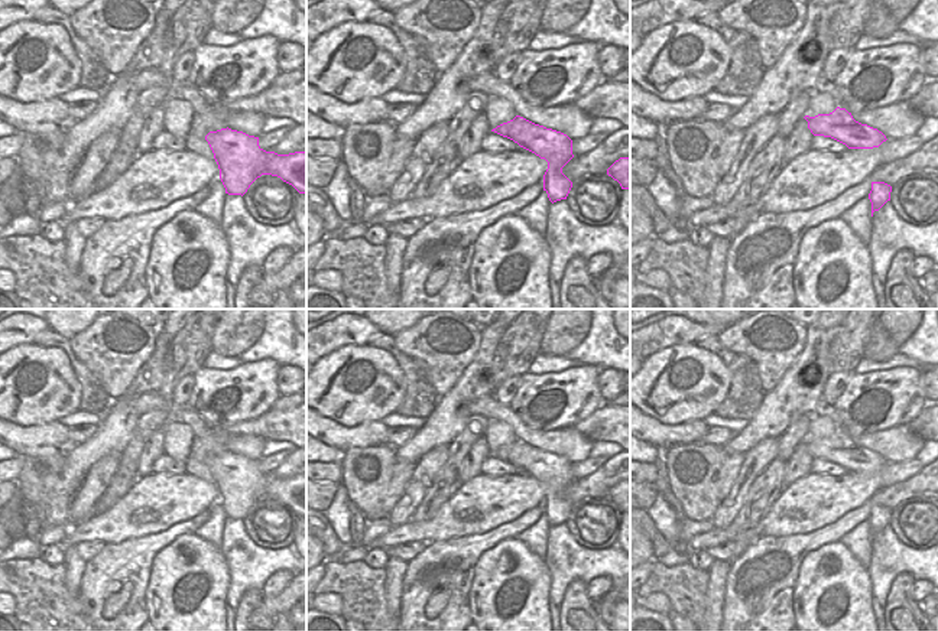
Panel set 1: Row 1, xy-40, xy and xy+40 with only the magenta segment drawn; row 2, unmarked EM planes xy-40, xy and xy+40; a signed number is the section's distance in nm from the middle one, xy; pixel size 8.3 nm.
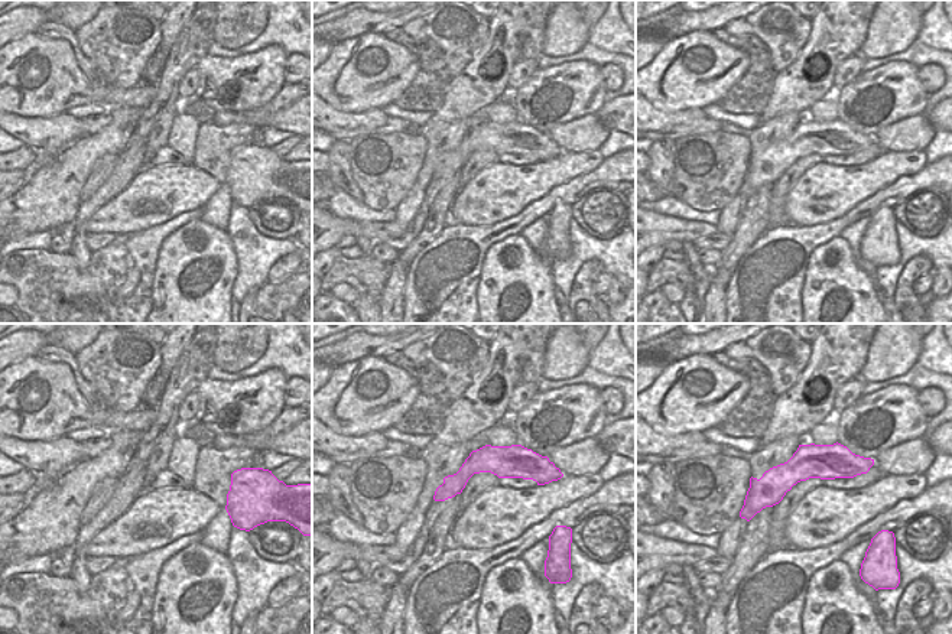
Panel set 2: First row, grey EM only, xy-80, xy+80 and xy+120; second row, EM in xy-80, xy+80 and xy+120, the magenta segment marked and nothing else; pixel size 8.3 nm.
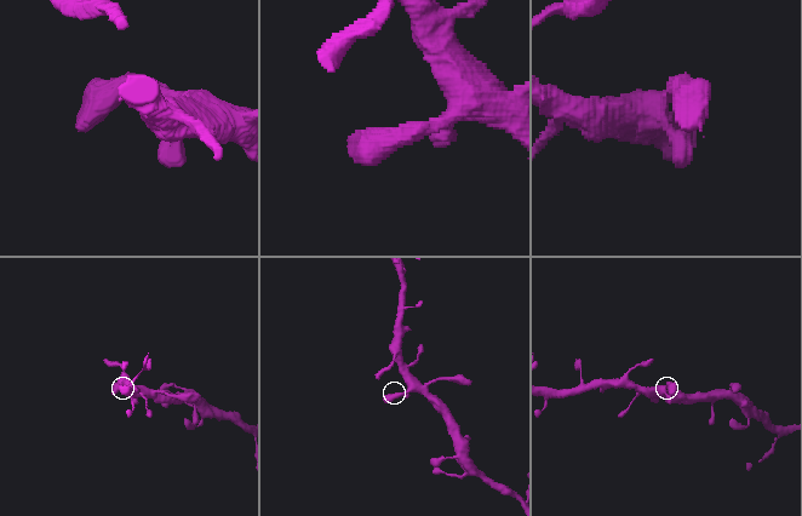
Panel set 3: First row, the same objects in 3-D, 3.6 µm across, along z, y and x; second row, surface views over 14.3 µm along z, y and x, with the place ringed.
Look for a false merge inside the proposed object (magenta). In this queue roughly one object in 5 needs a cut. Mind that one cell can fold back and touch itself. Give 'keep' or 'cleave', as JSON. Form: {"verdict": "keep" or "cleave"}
{"verdict": "keep"}

